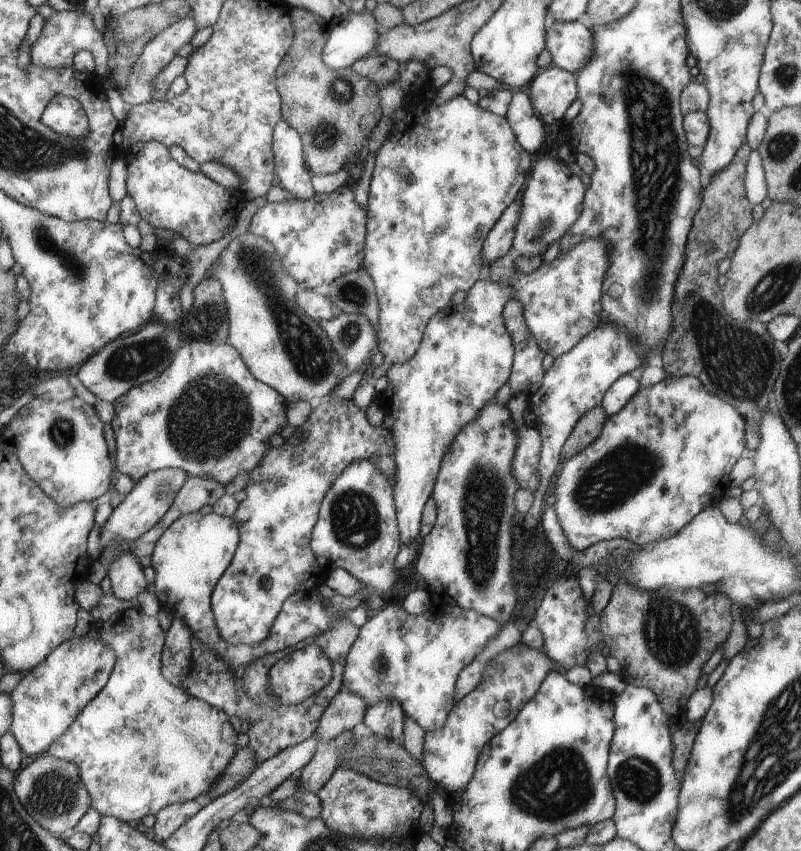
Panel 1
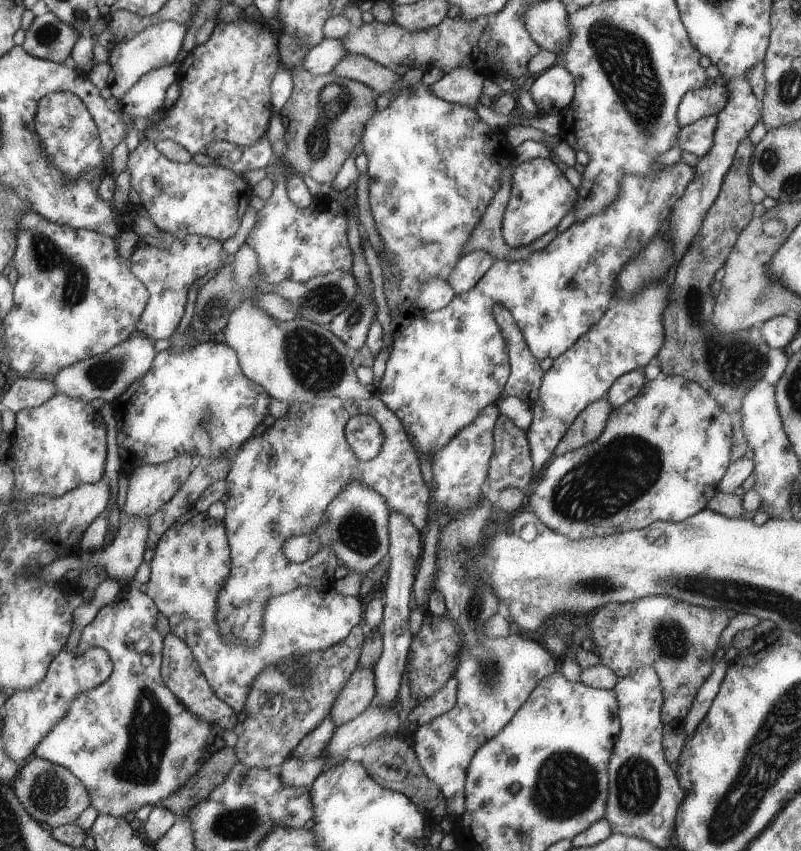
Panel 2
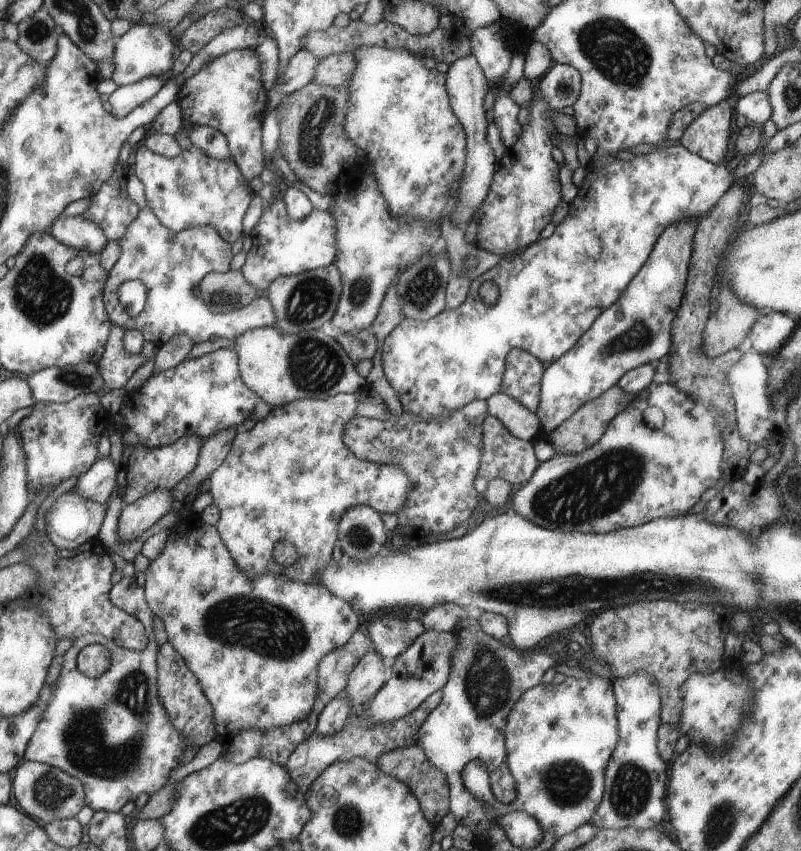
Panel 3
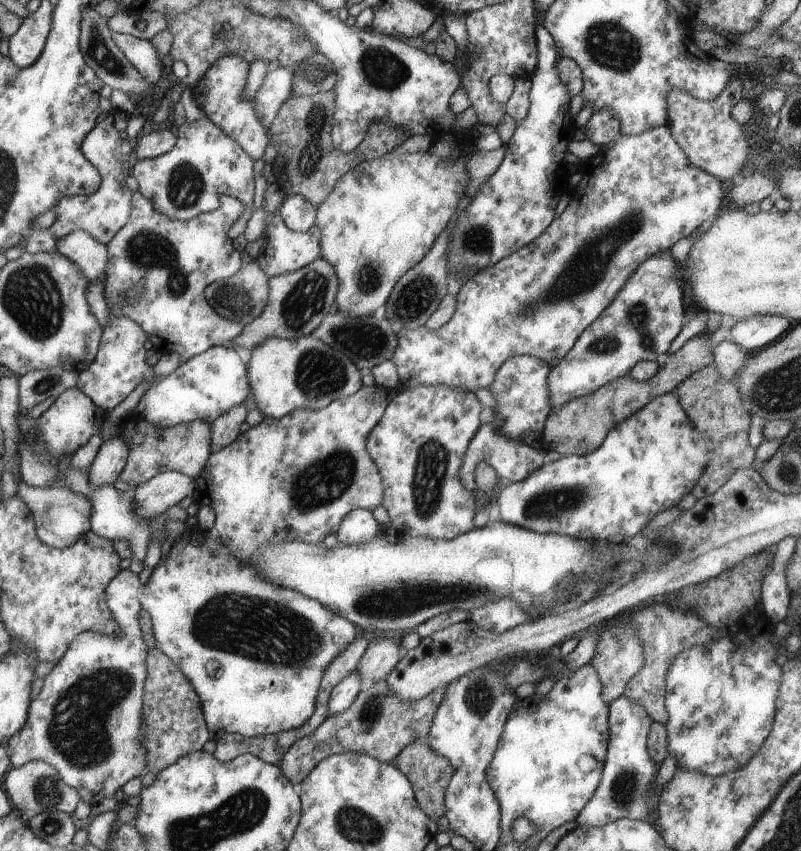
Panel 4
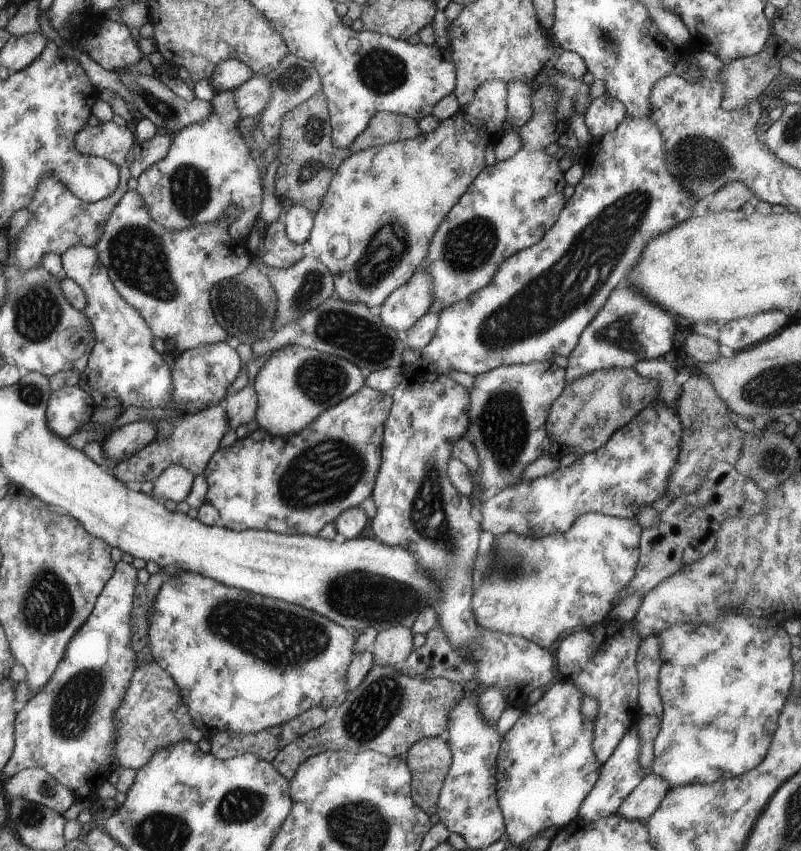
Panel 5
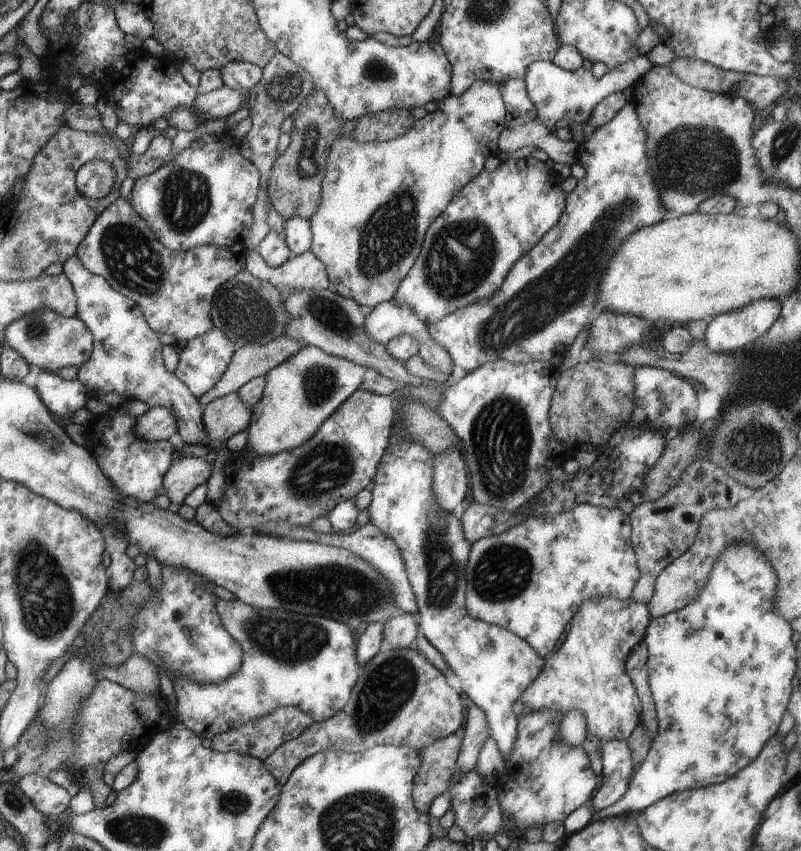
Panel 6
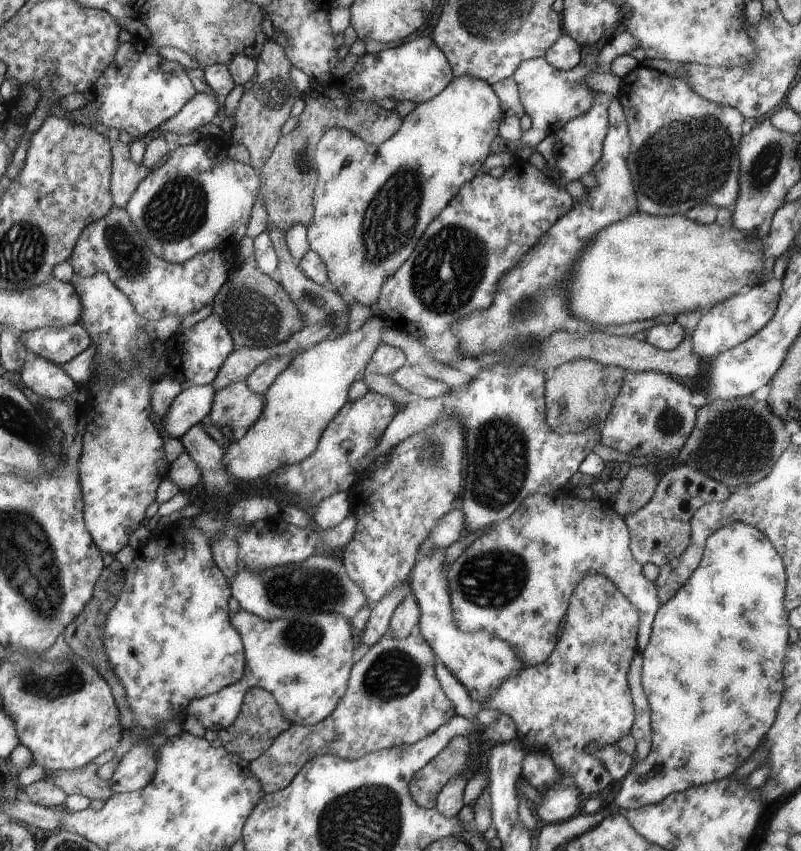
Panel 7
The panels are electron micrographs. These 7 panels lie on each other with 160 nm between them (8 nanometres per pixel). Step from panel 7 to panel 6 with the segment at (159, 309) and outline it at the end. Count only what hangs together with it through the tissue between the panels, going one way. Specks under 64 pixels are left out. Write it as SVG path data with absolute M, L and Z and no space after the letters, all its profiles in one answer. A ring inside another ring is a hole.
M122 196L94 221L88 234L78 245L76 255L89 270L105 277L112 288L135 301L156 333L172 334L180 342L188 342L214 328L210 309L213 307L216 292L228 279L244 271L247 266L244 254L237 254L229 248L215 244L174 252L155 235L151 225L135 211L130 200Z

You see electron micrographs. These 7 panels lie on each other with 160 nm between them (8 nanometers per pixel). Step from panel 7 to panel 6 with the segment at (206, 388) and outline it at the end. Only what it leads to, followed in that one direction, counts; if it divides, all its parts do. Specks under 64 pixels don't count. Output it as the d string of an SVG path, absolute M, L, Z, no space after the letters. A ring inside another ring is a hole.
M152 407L140 415L136 434L147 441L163 441L166 439L177 439L178 418L164 407Z

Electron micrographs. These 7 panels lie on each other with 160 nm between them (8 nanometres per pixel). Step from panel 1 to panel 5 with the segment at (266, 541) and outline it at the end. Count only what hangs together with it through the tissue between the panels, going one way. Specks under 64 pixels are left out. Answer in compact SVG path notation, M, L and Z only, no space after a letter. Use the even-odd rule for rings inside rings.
M364 386L360 388L355 395L348 396L343 403L336 404L334 408L324 412L314 423L310 424L302 432L296 432L294 436L272 436L264 428L254 430L246 438L237 440L235 445L220 448L214 455L214 458L205 469L204 476L208 483L208 493L206 501L214 506L220 514L219 526L234 531L256 530L273 531L282 535L309 535L317 537L318 533L326 524L335 523L339 516L347 511L348 508L360 507L360 504L374 494L375 481L378 479L379 469L382 467L383 458L383 438L386 431L387 418L391 415L391 409L394 407L394 398L390 393L378 392L375 389Z

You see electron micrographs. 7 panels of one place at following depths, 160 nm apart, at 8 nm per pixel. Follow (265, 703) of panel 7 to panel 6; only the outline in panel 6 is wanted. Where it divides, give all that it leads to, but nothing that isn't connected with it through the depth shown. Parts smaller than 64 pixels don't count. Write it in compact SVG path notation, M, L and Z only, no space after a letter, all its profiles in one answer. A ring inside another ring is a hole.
M278 707L271 715L261 719L252 719L245 725L239 725L225 733L218 733L212 739L212 750L219 753L234 751L241 755L248 755L263 761L274 754L284 743L299 737L315 720L300 707Z

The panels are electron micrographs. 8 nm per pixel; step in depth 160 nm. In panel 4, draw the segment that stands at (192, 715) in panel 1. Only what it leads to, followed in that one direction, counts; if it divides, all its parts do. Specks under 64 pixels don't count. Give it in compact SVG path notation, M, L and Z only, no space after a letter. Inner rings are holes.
M123 570L106 589L107 606L118 622L116 634L85 631L68 648L66 655L56 663L44 678L42 690L28 708L27 724L16 736L11 750L11 764L23 767L31 761L46 761L56 768L59 776L78 790L80 799L96 807L104 798L112 798L123 789L128 780L141 776L146 768L146 746L142 734L142 698L146 682L146 656L150 646L143 638L139 617L143 613L142 582L138 574Z

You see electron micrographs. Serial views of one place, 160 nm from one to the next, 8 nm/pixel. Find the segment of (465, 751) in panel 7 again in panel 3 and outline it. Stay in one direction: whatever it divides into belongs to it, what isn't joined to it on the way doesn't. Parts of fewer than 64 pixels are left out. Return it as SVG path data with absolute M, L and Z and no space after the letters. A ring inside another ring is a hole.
M415 744L398 748L396 751L388 752L374 763L388 776L398 778L404 784L408 784L408 788L412 790L418 800L424 818L433 826L439 826L444 816L450 812L450 782L442 769L436 768L428 761L422 746Z

